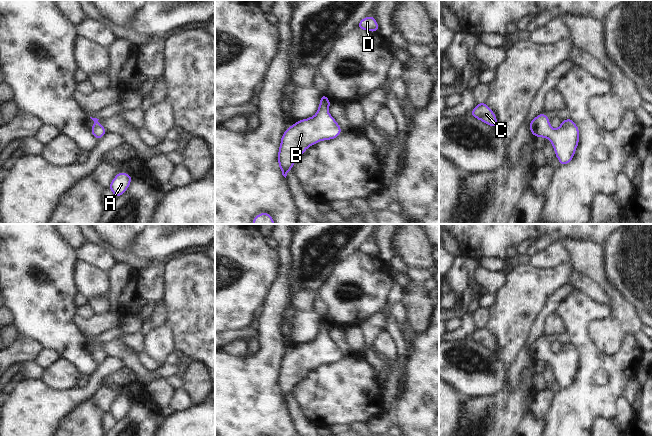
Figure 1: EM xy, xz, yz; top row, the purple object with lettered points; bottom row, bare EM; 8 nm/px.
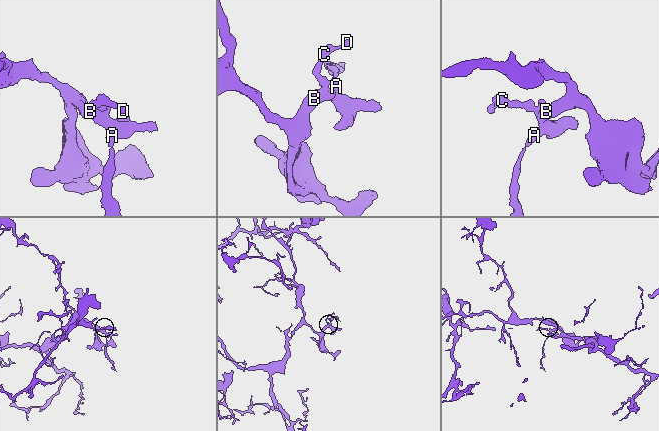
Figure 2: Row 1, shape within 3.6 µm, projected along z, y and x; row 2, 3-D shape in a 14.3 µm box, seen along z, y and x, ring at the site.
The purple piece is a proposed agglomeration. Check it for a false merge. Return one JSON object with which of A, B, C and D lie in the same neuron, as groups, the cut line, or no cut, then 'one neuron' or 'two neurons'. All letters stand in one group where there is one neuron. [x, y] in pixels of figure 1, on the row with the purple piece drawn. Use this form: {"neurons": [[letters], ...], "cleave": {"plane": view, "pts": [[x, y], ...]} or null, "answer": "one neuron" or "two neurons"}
{"neurons": [["A", "B", "C", "D"]], "cleave": null, "answer": "one neuron"}

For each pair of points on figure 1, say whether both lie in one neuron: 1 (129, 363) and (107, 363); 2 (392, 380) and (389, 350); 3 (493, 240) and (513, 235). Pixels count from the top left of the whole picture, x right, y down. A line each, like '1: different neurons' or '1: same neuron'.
1: different neurons
2: same neuron
3: same neuron

